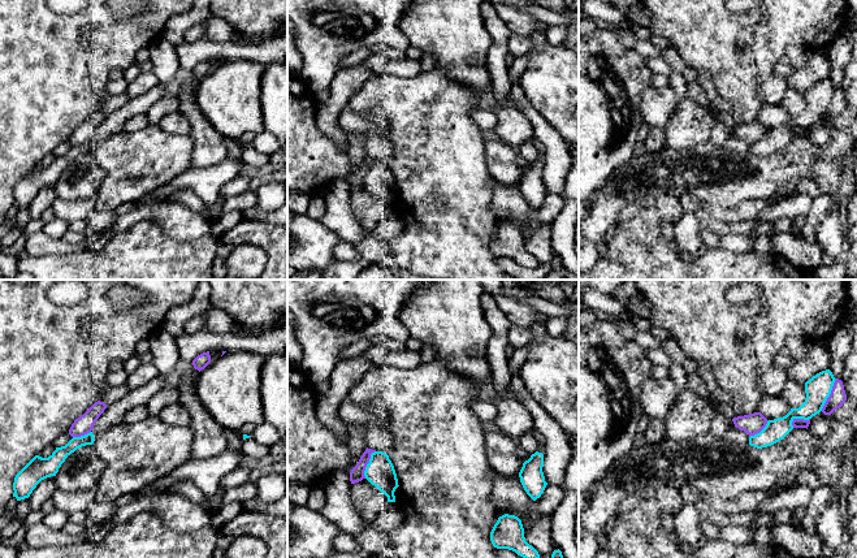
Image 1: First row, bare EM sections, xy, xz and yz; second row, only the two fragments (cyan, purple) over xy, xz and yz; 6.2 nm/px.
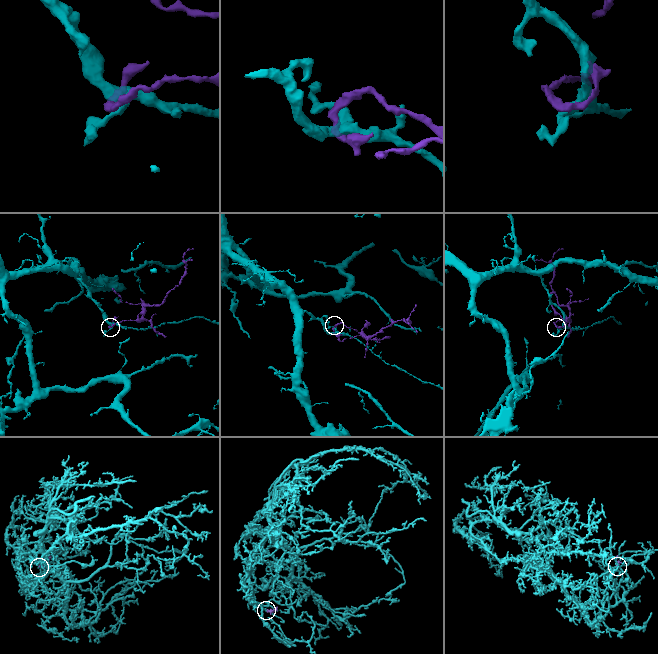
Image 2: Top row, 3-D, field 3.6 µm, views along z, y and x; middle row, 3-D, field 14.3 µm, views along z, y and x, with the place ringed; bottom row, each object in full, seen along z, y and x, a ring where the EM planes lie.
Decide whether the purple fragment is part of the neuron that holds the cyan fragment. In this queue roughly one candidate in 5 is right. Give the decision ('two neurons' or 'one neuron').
two neurons

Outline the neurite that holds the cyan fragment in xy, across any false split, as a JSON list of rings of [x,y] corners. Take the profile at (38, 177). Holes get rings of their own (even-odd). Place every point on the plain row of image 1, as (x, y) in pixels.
[[[92,140],[73,146],[65,155],[56,156],[56,159],[48,165],[42,166],[35,164],[14,186],[13,191],[13,206],[17,209],[29,207],[36,194],[51,185],[56,185],[59,177],[65,170],[65,168],[74,161],[77,157],[94,152]]]

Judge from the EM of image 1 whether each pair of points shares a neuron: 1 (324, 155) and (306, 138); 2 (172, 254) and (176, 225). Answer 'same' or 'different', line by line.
1: same
2: different

